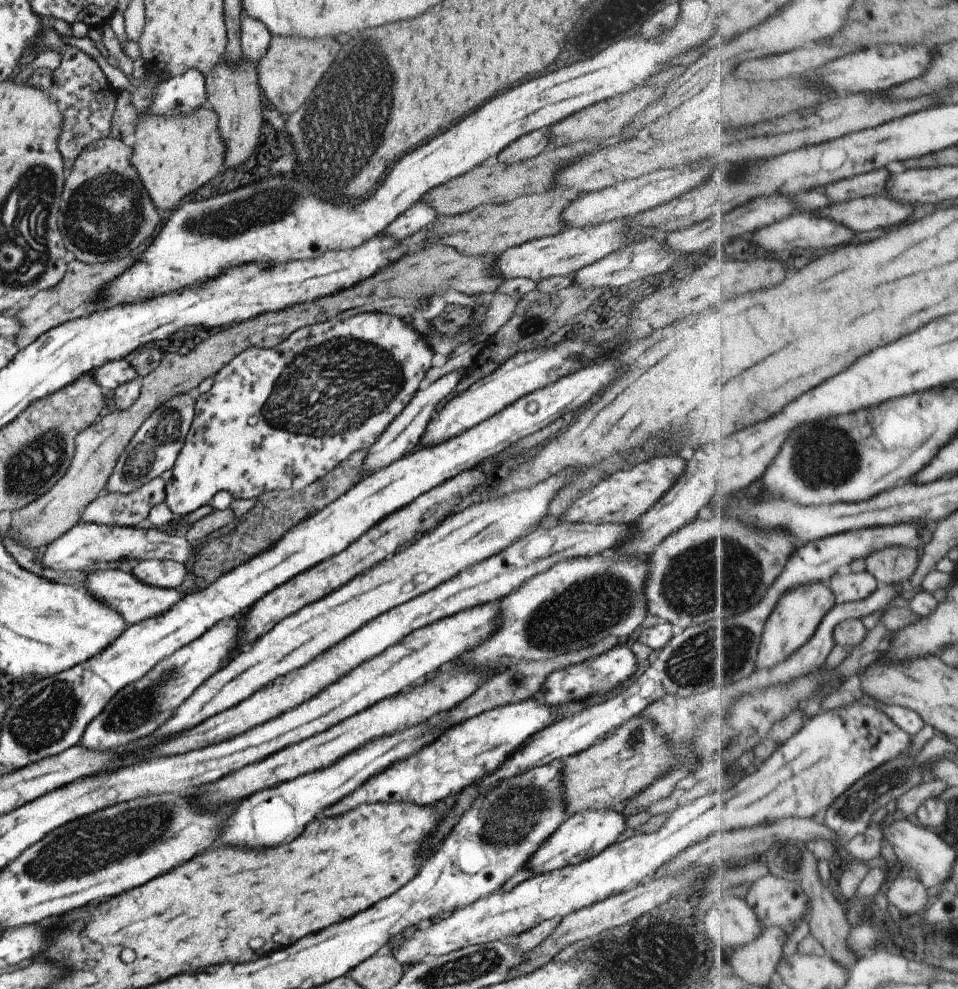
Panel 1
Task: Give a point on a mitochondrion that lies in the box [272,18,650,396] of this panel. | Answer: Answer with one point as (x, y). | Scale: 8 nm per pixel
(336, 141)

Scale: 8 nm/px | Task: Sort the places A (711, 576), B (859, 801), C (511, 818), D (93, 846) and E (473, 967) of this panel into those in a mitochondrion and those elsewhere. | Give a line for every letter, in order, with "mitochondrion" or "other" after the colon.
A: mitochondrion
B: mitochondrion
C: mitochondrion
D: mitochondrion
E: mitochondrion

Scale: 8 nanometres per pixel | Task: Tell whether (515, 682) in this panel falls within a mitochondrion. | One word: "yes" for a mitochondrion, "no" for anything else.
yes

